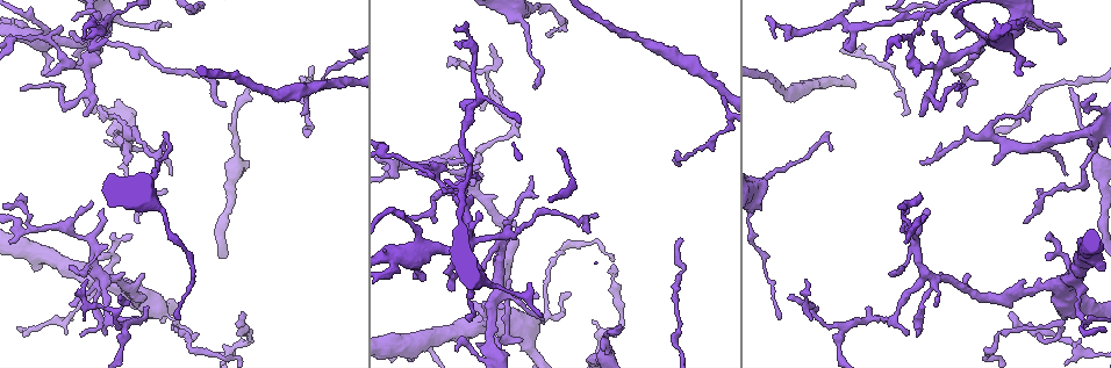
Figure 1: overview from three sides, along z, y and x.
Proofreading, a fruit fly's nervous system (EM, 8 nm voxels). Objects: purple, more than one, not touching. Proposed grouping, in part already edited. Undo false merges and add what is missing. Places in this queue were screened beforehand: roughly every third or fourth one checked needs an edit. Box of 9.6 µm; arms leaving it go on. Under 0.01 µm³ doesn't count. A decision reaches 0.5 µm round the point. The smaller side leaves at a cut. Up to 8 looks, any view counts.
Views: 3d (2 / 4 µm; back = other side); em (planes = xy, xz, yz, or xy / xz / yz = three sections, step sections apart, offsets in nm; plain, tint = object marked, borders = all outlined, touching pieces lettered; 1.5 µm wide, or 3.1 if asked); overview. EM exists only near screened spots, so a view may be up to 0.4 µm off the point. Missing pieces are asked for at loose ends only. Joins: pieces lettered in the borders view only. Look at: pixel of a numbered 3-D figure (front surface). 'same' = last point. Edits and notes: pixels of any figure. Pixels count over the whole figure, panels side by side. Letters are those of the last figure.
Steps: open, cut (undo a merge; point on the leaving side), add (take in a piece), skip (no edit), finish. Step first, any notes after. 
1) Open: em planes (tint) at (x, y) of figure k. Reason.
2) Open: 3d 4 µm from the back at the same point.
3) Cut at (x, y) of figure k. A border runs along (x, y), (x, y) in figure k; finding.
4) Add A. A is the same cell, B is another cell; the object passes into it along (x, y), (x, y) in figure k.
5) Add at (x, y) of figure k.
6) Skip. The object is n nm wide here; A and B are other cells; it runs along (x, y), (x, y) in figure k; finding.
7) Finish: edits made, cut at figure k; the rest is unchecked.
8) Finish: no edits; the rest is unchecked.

Open: 3d 2 µm at (433, 197) of figure 1.

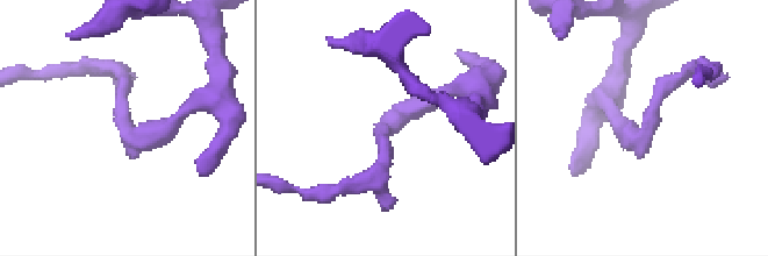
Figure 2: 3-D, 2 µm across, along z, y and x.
Open: em planes (plain) at (123, 129) of figure 2. Now the EM.

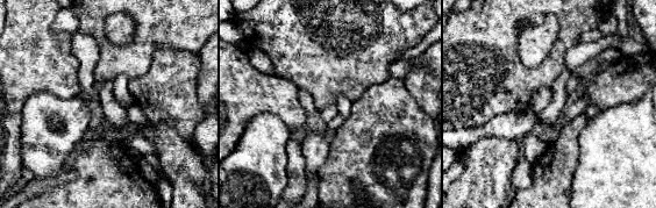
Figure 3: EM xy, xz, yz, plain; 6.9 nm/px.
Open: em planes (borders) at the same point.

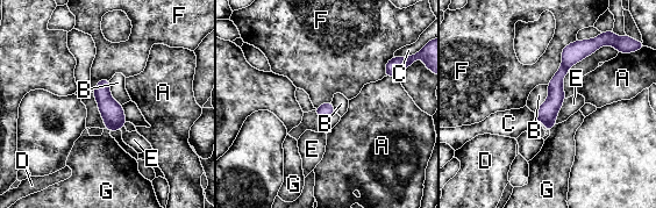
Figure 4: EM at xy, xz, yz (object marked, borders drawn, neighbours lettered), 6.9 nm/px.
Skip. A, B, C, D, E, F and G are other cells; a border runs along (548, 85), (548, 98), (533, 112) in figure 4; one neuron here.

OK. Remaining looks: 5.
Open: 3d 4 µm at (924, 210) of figure 1. Branch stops here.

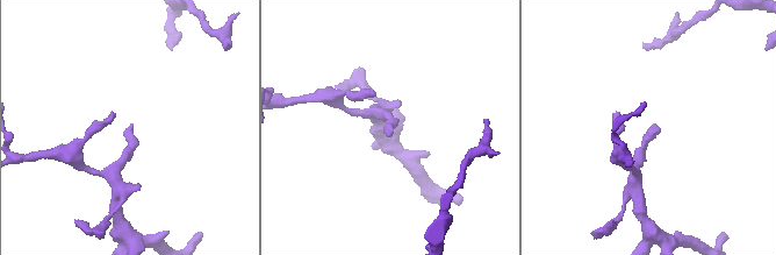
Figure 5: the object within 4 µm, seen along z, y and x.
Open: em planes (tint) at (651, 126) of figure 5.

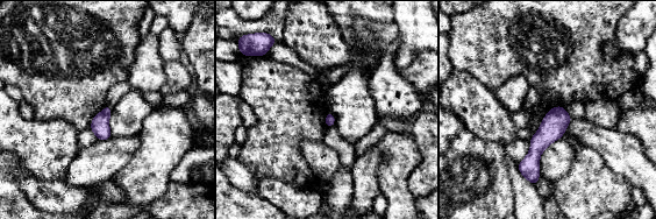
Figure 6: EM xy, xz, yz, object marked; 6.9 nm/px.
Open: em planes (borders) at the same point.

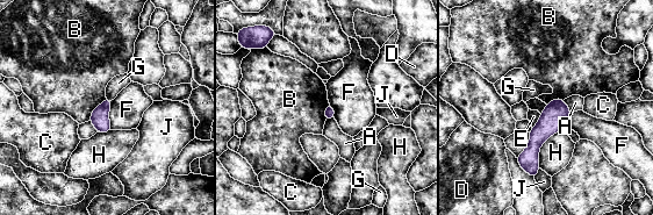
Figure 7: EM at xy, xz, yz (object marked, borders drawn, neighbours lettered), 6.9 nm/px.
Skip. The longest contact is with H, 320 nm; A, B, C, D, E, F, G, H and J are other cells; none of them fits.

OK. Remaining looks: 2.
Open: 3d 2 µm at (100, 104) of figure 1. Branch stops here.

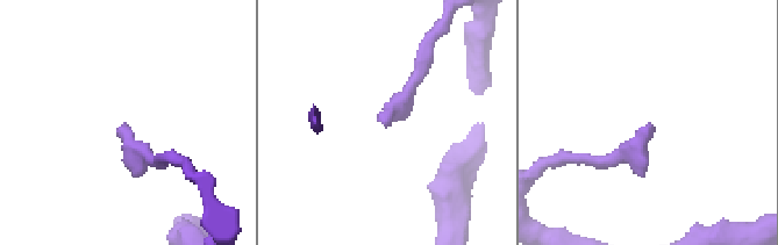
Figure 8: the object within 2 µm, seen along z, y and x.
Open: em planes (borders) at (649, 124) of figure 8.

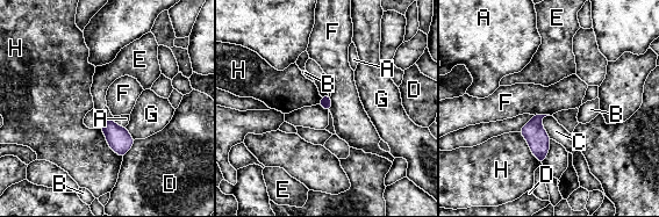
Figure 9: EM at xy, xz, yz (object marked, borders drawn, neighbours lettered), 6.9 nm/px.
Skip. The object is 80 nm wide here; A, B, C, D, E, F, G and H are other cells; a border runs along (534, 114), (550, 115) in figure 9; no lettered piece goes on from it.

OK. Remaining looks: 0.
Finish: no edits; the rest is unchecked.

